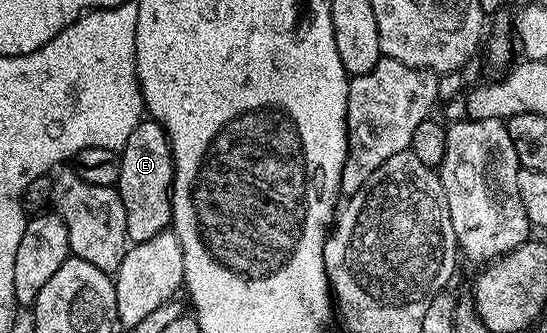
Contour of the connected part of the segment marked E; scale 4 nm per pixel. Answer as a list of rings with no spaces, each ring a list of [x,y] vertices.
[[[142,118],[131,137],[127,137],[127,145],[120,151],[119,158],[121,164],[115,186],[127,213],[127,240],[130,244],[149,241],[164,232],[173,218],[169,200],[173,189],[173,154],[160,123]]]

